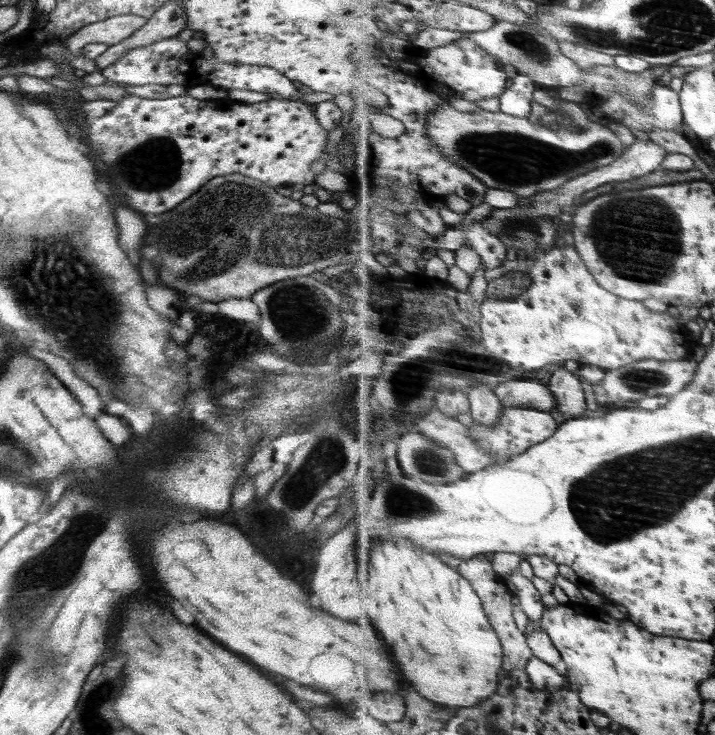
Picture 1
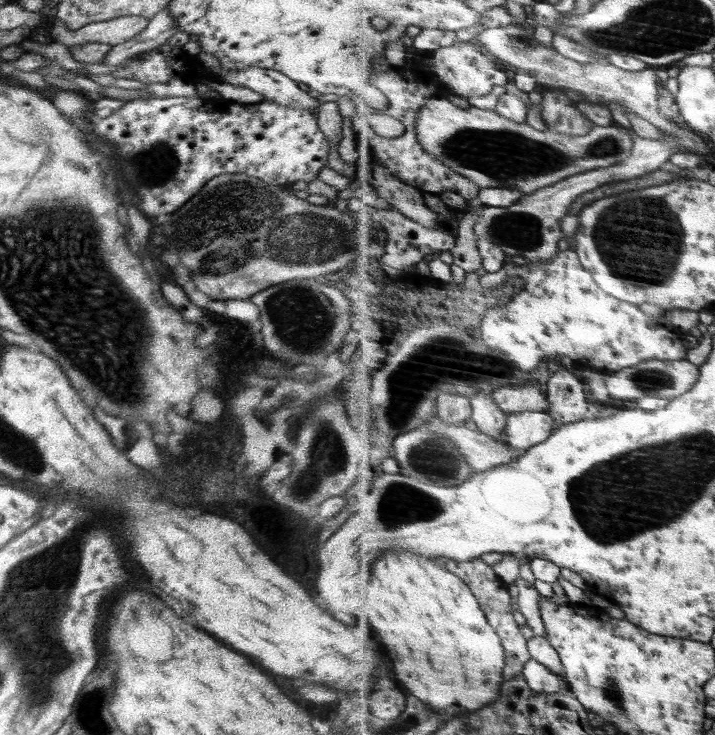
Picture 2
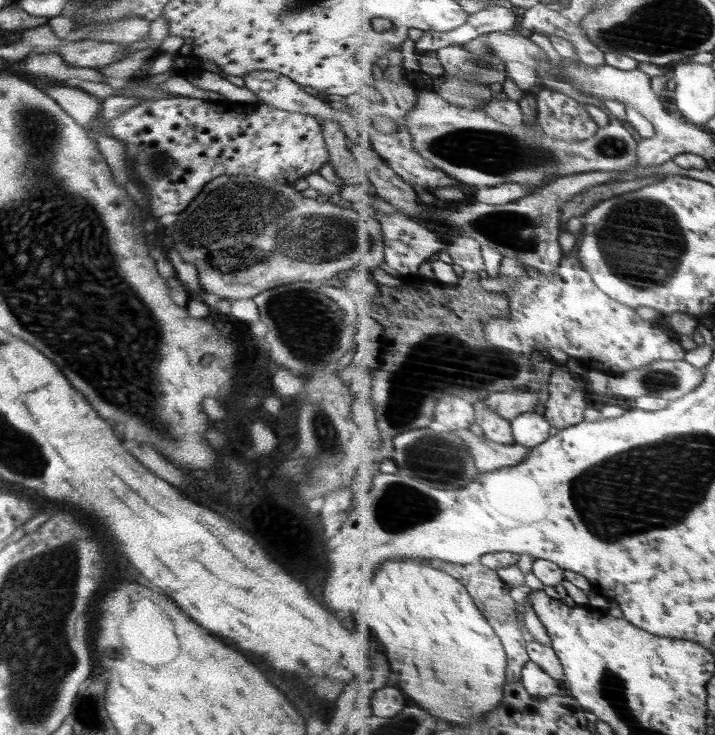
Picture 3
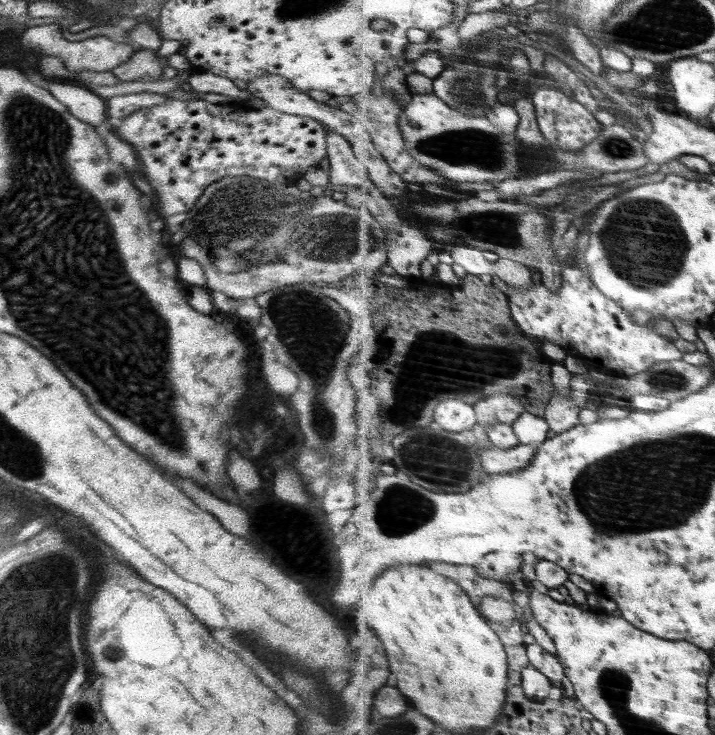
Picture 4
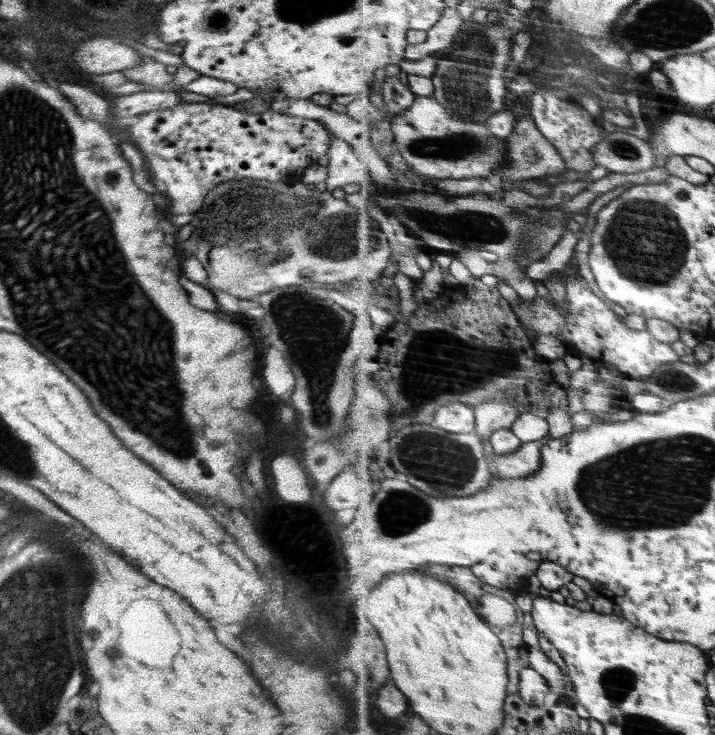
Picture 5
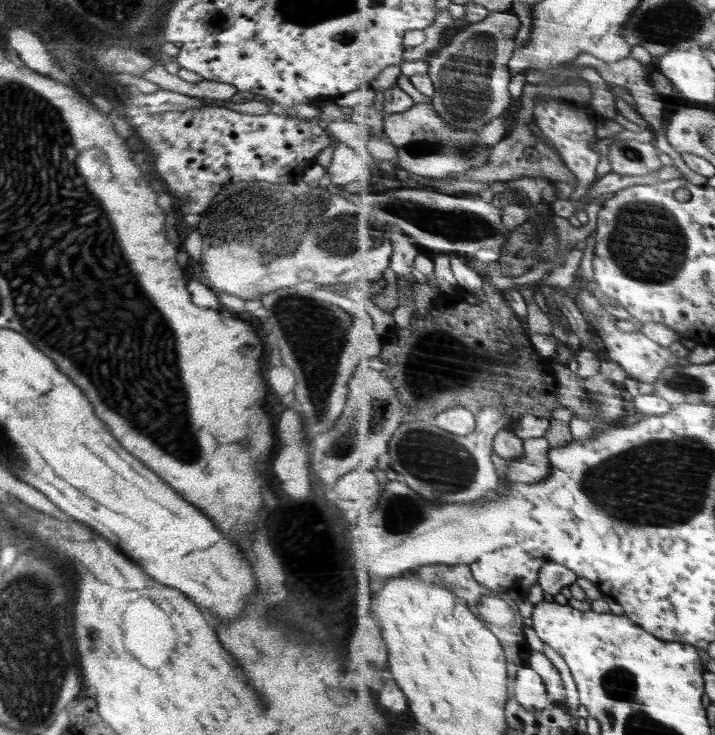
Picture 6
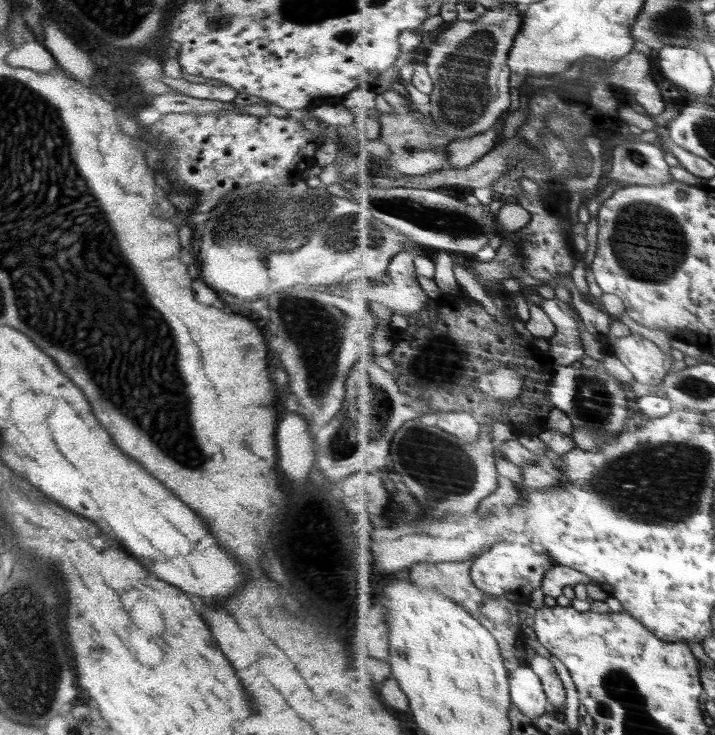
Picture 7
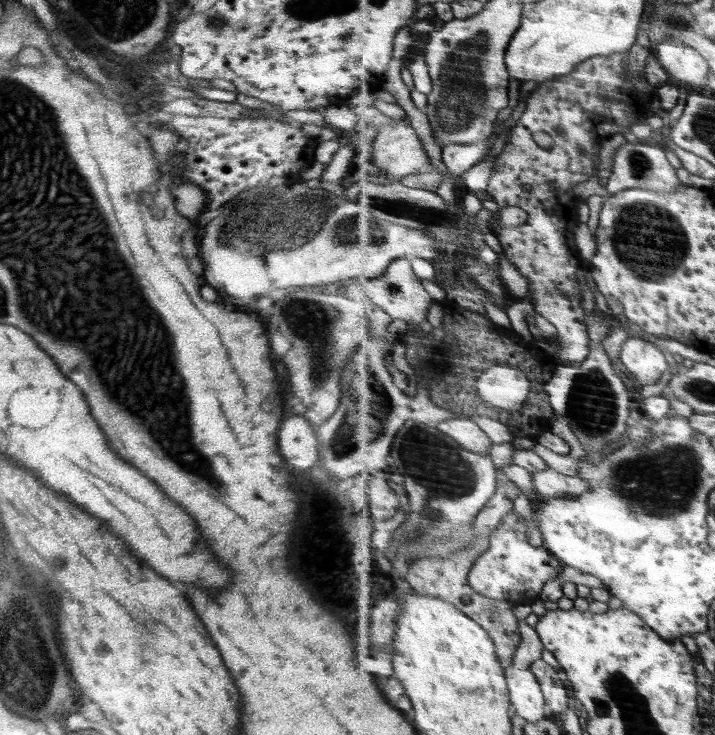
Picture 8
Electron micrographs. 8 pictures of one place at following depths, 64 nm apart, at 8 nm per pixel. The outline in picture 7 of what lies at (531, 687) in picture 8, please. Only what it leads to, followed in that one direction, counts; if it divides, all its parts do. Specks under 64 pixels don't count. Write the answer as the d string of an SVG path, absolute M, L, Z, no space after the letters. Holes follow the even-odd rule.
M532 666L511 672L511 695L513 704L532 718L540 718L551 710L544 683Z

